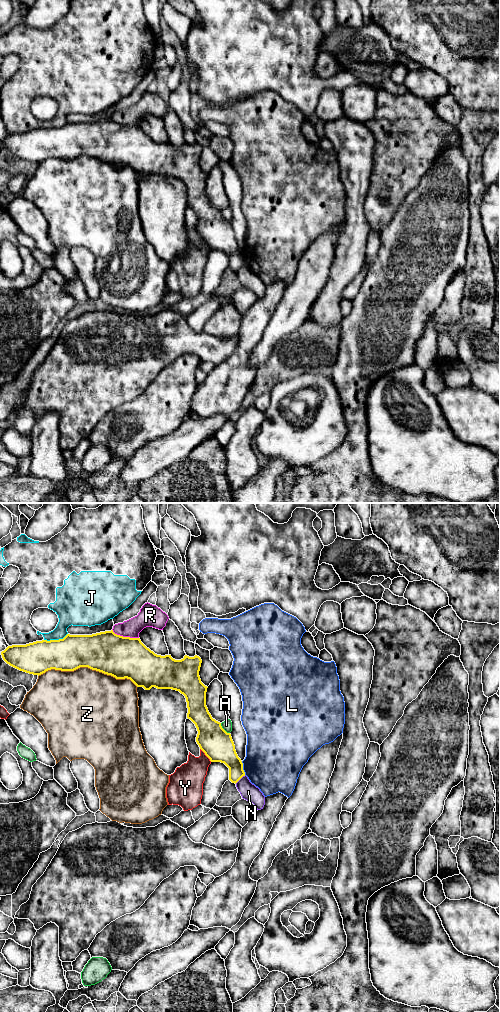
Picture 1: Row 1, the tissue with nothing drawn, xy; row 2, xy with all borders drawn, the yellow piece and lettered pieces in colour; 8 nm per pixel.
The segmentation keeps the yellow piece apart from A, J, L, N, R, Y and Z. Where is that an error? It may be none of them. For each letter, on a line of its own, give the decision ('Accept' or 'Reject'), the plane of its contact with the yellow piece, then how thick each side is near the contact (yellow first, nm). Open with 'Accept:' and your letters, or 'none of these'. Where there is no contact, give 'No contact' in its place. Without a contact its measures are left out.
Accept: none of these
A: Reject. Touches yellow in xy. Thickness 240 nm (yellow) against 80 nm
J: Reject. Touches yellow in xy. Thickness 280 nm (yellow) against 190 nm
L: Reject. Touches yellow in xy. Thickness 240 nm (yellow) against 440 nm
N: Reject. Touches yellow in xy. Thickness 170 nm (yellow) against 140 nm
R: Reject. Touches yellow in xy. Thickness 340 nm (yellow) against 160 nm
Y: Reject. Touches yellow in xy. Thickness 240 nm (yellow) against 240 nm
Z: Reject. Touches yellow in xy. Thickness 320 nm (yellow) against 480 nm

